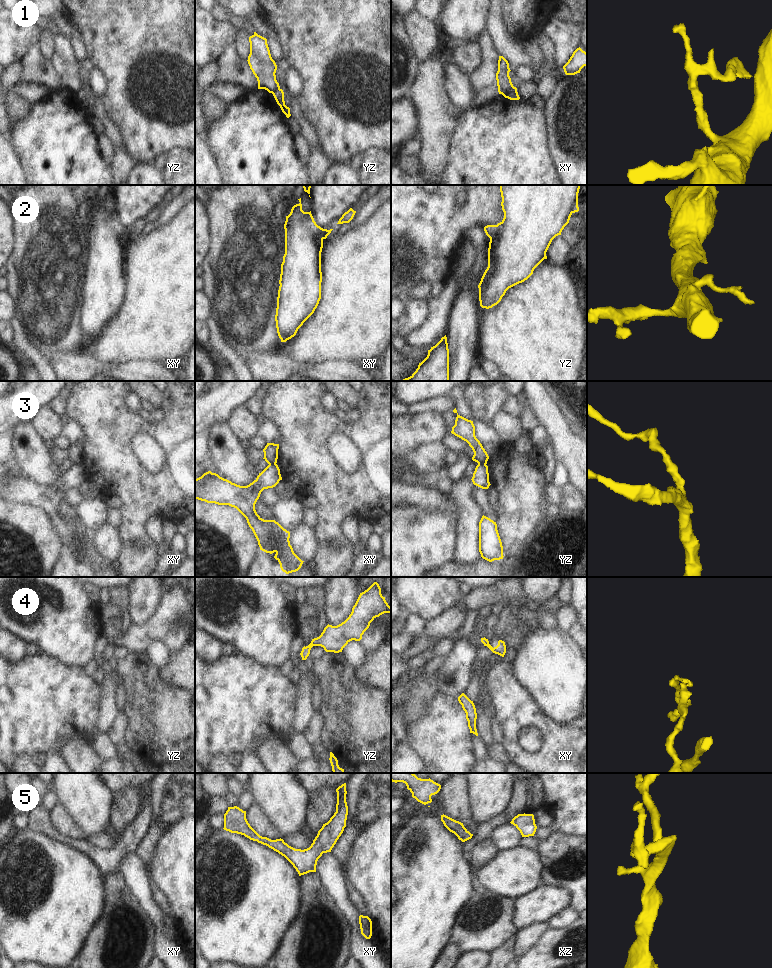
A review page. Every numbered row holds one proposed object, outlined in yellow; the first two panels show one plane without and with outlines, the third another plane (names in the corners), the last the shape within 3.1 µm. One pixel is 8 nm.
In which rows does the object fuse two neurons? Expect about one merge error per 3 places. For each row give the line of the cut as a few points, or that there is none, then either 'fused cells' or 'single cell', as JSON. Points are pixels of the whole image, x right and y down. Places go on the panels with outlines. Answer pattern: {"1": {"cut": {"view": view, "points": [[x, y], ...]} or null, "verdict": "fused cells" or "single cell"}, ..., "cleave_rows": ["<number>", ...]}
{"1": {"cut": {"view": "xy", "points": [[516, 90], [502, 94]]}, "verdict": "fused cells"}, "2": {"cut": null, "verdict": "single cell"}, "3": {"cut": {"view": "yz", "points": [[478, 464], [485, 465]]}, "verdict": "fused cells"}, "4": {"cut": {"view": "yz", "points": [[311, 642], [313, 645]]}, "verdict": "fused cells"}, "5": {"cut": null, "verdict": "single cell"}, "cleave_rows": ["1", "3", "4"]}

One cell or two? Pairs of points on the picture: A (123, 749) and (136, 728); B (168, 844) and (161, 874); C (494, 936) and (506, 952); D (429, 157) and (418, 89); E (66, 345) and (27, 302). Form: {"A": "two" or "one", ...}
{"A": "two", "B": "one", "C": "two", "D": "one", "E": "one"}

